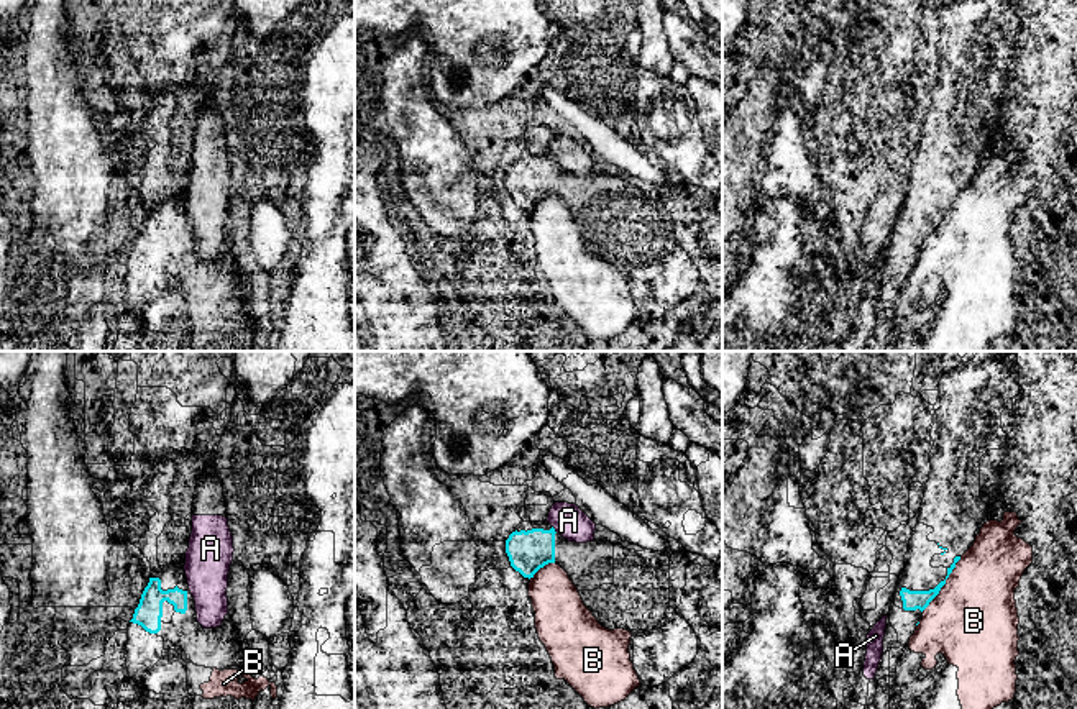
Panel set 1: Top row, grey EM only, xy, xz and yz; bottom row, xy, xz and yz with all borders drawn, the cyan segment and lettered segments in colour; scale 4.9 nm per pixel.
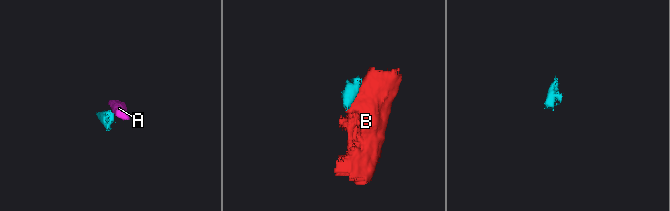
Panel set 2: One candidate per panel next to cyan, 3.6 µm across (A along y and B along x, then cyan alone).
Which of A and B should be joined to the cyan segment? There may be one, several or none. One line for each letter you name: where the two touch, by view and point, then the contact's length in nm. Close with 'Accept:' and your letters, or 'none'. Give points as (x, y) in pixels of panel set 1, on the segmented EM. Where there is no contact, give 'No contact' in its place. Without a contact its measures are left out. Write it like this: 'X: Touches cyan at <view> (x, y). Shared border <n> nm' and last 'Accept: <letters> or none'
Accept: none

